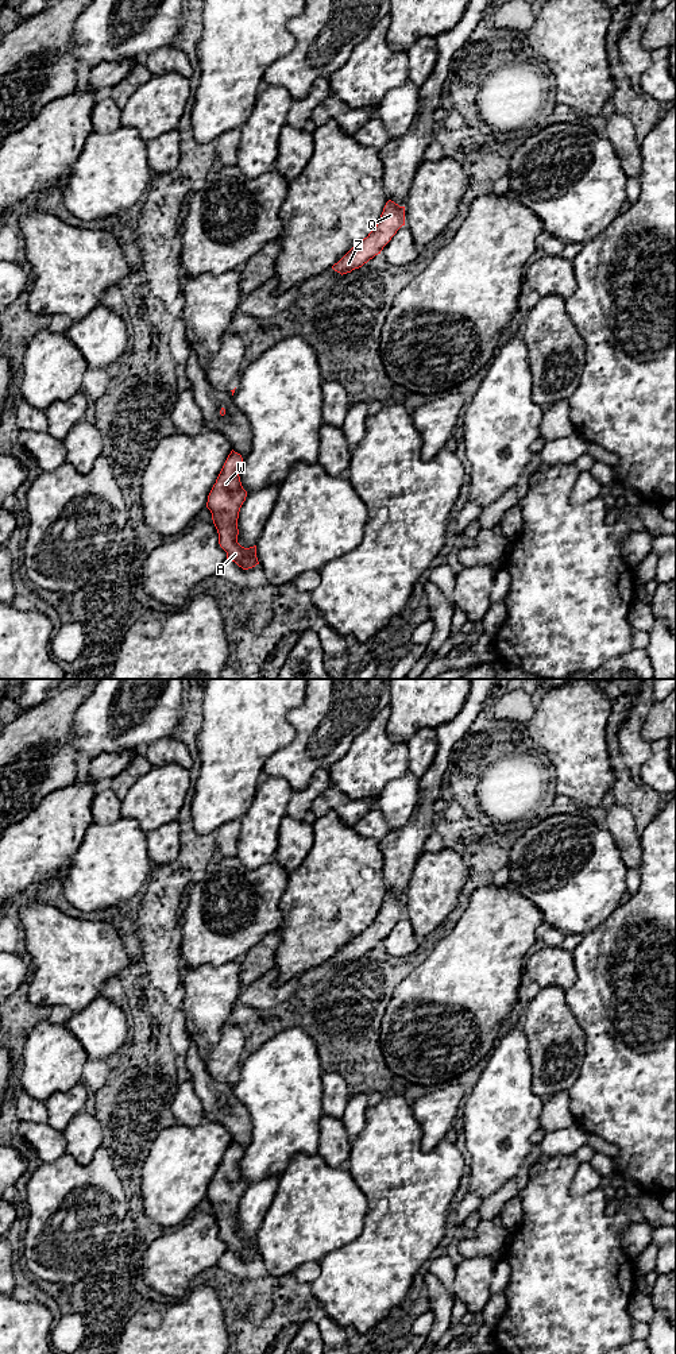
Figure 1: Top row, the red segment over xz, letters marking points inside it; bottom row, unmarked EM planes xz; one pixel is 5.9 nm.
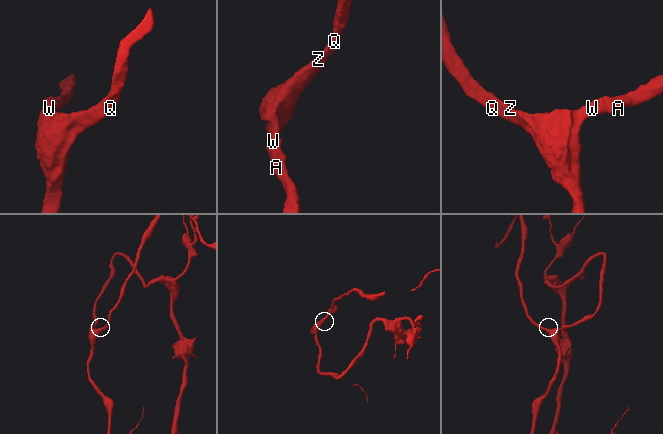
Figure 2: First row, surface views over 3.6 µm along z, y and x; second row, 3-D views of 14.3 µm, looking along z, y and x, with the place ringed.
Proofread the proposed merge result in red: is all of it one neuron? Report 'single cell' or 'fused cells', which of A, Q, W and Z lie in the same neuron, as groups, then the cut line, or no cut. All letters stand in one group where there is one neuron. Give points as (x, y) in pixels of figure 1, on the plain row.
single cell; A Q W Z; no cut

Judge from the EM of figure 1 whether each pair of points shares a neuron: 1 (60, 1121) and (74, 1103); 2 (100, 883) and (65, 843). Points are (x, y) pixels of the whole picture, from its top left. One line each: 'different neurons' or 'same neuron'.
1: same neuron
2: different neurons

